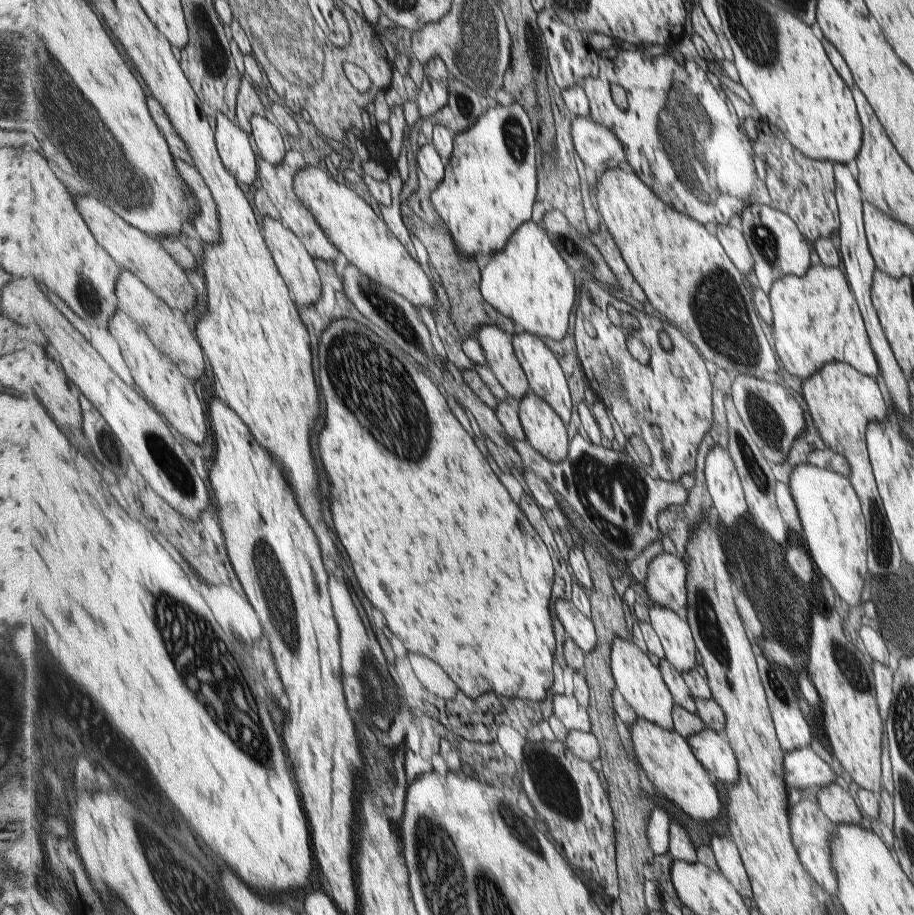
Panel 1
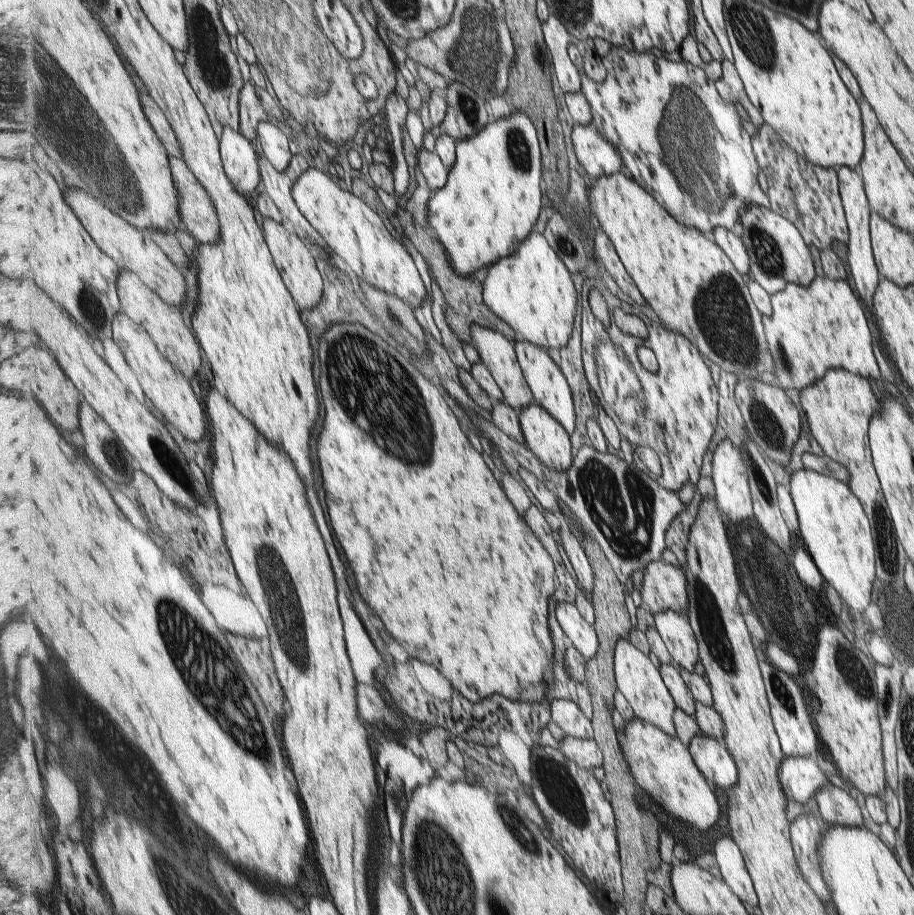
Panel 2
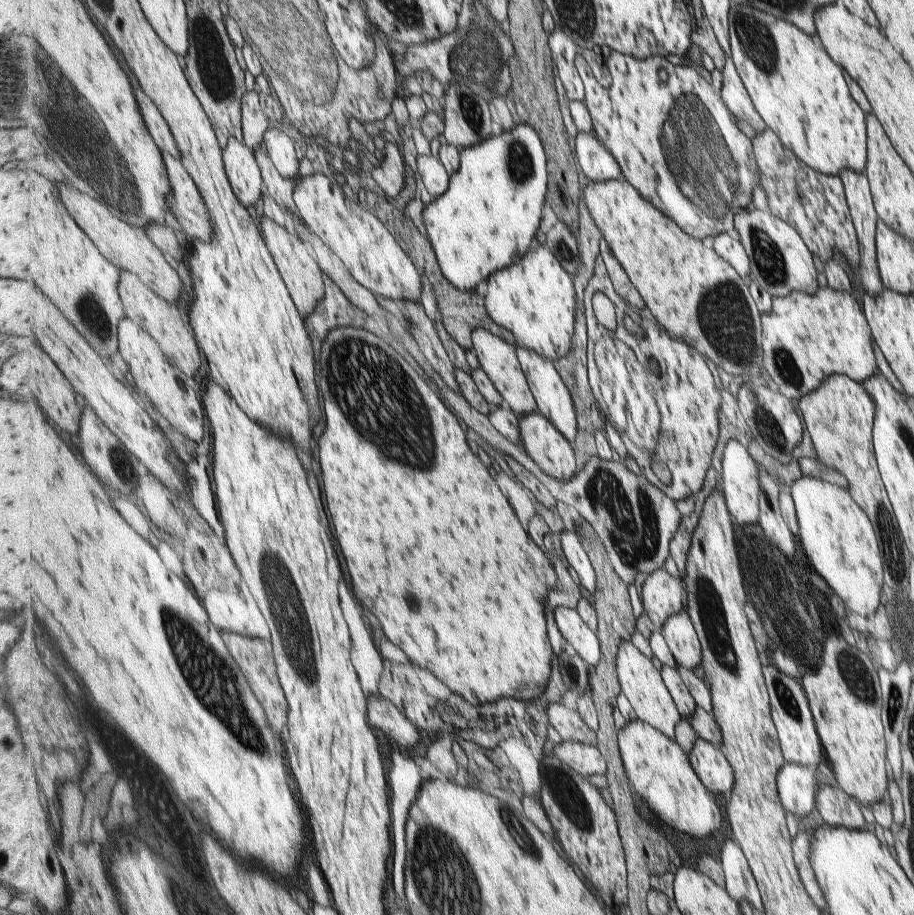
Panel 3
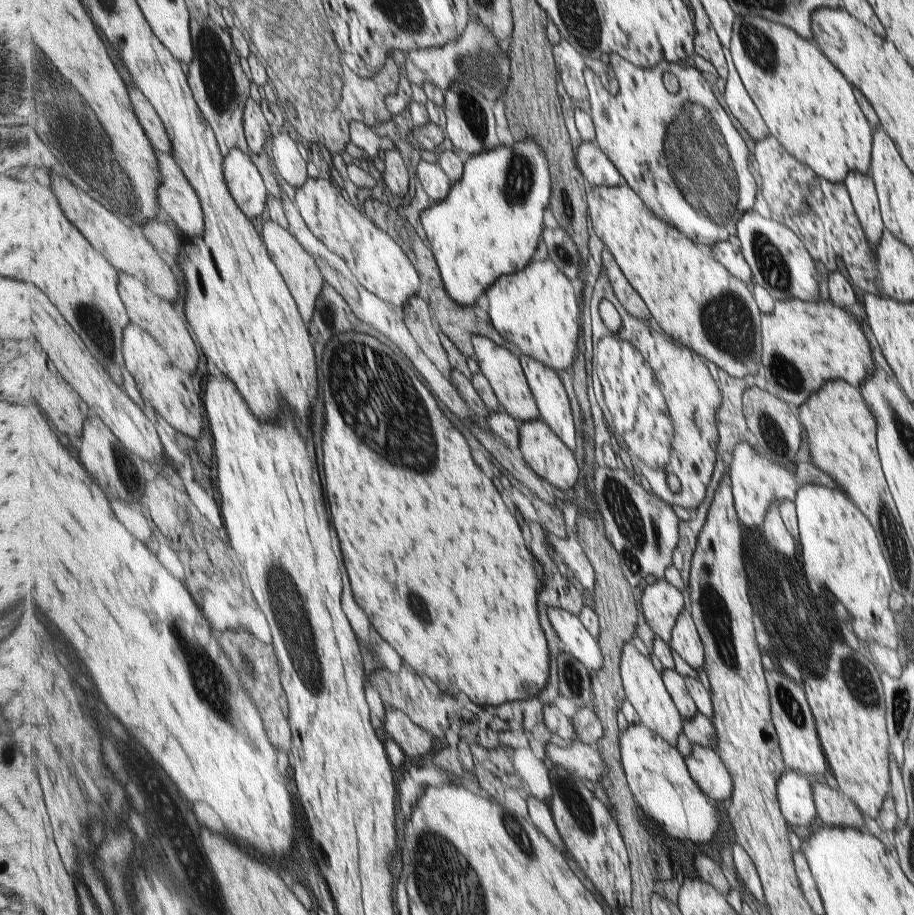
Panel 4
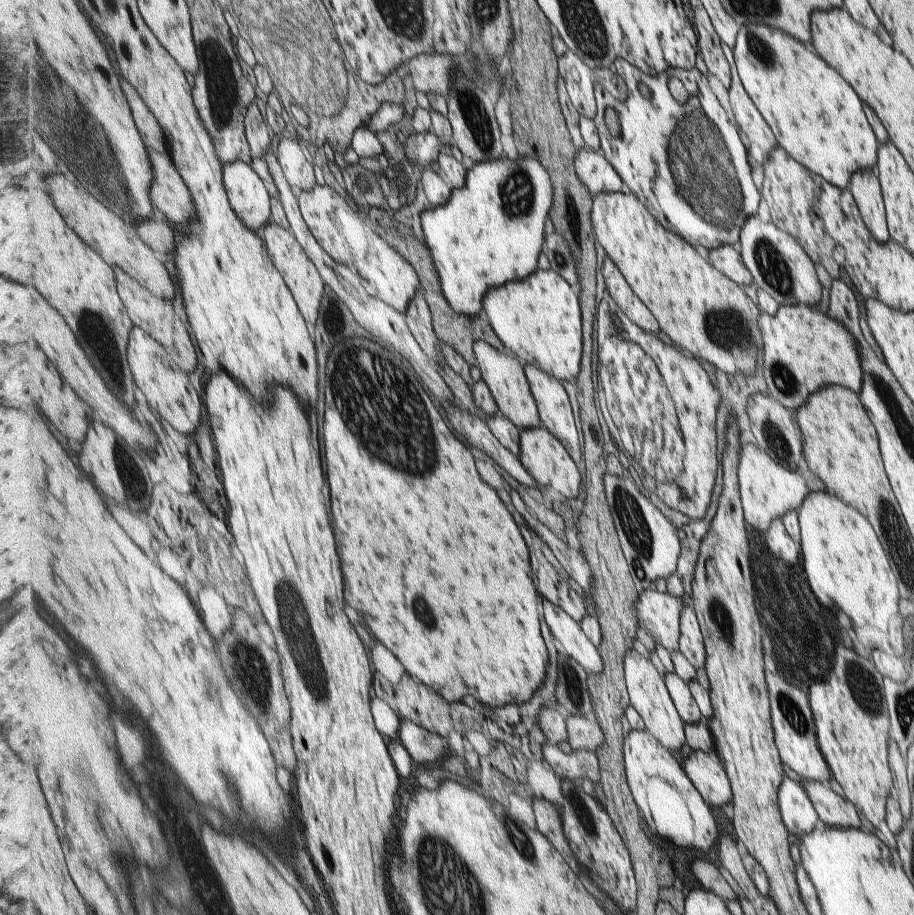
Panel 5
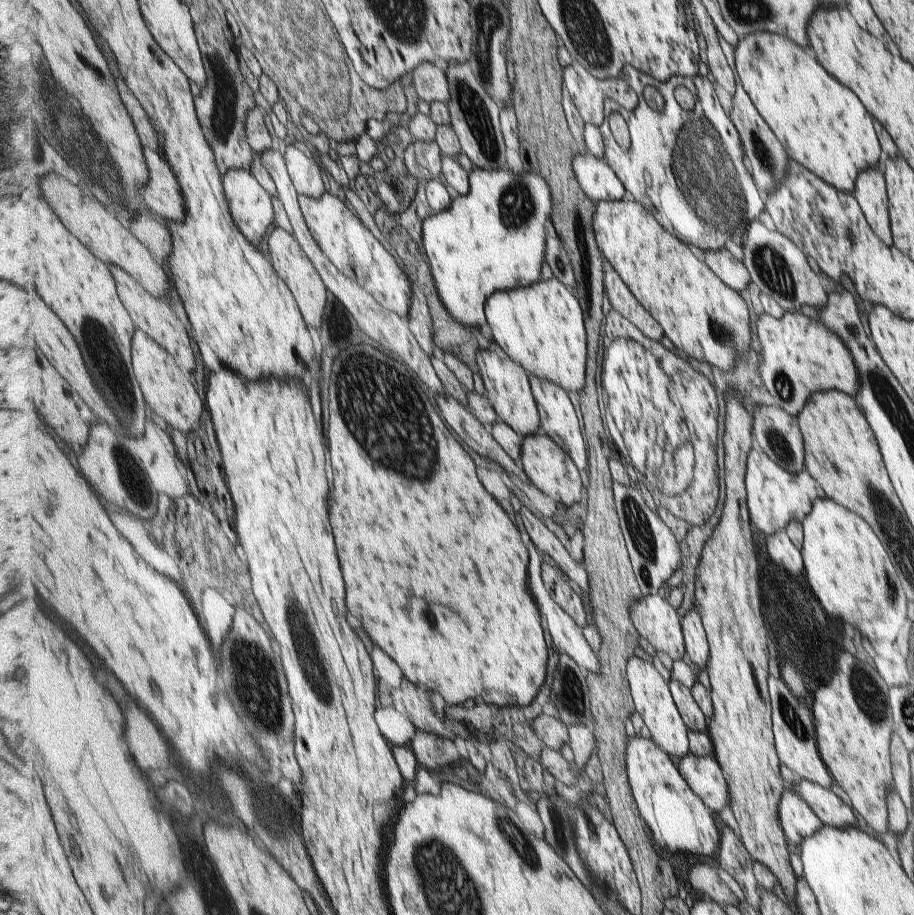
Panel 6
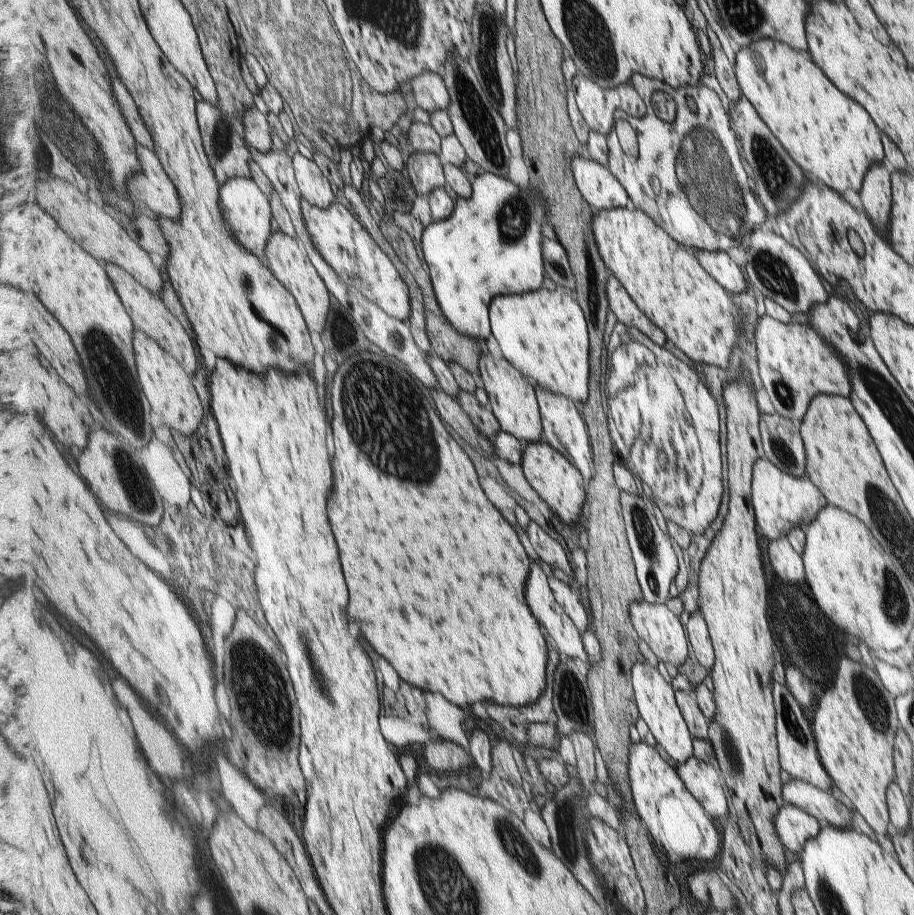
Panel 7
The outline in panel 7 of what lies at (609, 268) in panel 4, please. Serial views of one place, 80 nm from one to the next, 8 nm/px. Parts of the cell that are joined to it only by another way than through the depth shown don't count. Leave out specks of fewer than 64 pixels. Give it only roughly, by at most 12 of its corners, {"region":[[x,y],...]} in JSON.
{"region":[[609,270],[608,302],[617,320],[649,336],[658,346],[667,336],[637,306]]}

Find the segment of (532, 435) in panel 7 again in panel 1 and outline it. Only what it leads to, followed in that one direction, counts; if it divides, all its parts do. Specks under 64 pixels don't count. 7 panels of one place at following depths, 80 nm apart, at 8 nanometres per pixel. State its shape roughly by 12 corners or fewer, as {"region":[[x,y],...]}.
{"region":[[479,328],[488,366],[518,405],[530,382],[512,336]]}

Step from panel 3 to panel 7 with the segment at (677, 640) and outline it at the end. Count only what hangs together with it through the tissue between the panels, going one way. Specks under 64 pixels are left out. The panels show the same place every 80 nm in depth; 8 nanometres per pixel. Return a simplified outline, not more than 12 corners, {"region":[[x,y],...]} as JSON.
{"region":[[698,611],[686,628],[695,660],[708,672],[713,650],[706,624]]}

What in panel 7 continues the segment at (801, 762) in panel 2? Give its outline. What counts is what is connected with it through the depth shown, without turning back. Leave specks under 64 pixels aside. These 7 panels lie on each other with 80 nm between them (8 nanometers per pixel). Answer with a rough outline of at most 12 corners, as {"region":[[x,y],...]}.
{"region":[[795,804],[773,820],[785,850],[801,853],[822,824]]}

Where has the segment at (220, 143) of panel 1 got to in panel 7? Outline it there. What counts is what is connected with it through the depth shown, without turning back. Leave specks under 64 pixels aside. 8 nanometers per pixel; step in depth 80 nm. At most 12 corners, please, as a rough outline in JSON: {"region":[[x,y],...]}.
{"region":[[253,178],[220,186],[235,240],[265,259],[274,215]]}

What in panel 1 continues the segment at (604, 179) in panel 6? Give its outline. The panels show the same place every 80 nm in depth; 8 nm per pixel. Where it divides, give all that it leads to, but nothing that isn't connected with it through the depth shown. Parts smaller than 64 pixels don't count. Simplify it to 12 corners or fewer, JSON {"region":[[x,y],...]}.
{"region":[[591,116],[572,121],[593,176],[626,166],[620,138]]}

